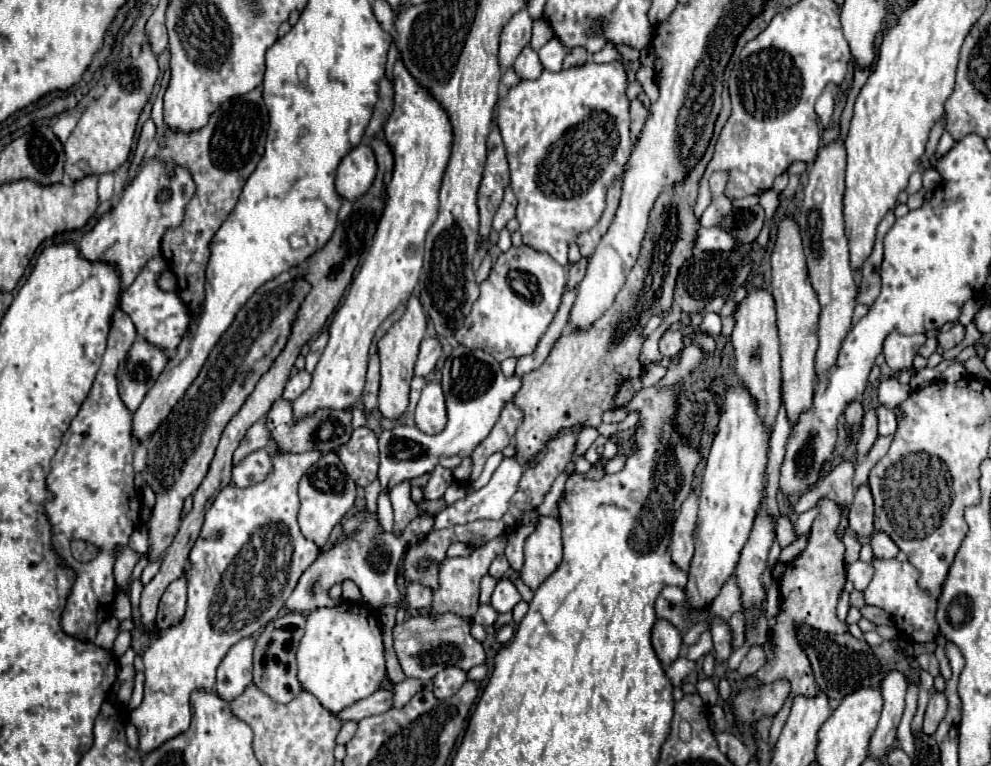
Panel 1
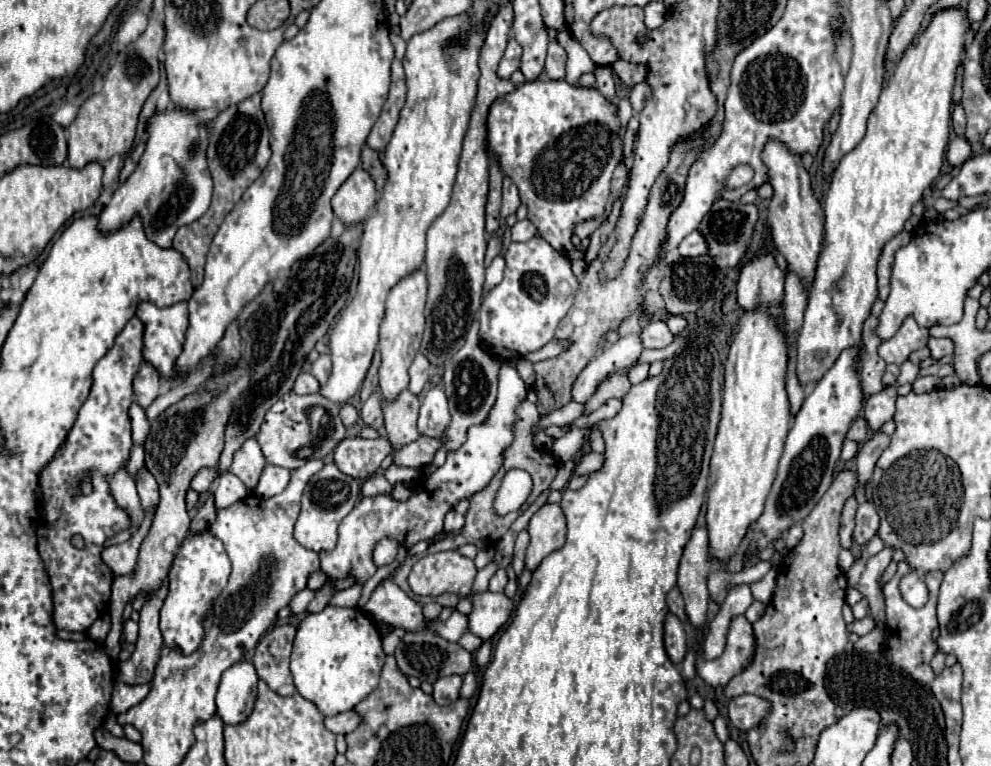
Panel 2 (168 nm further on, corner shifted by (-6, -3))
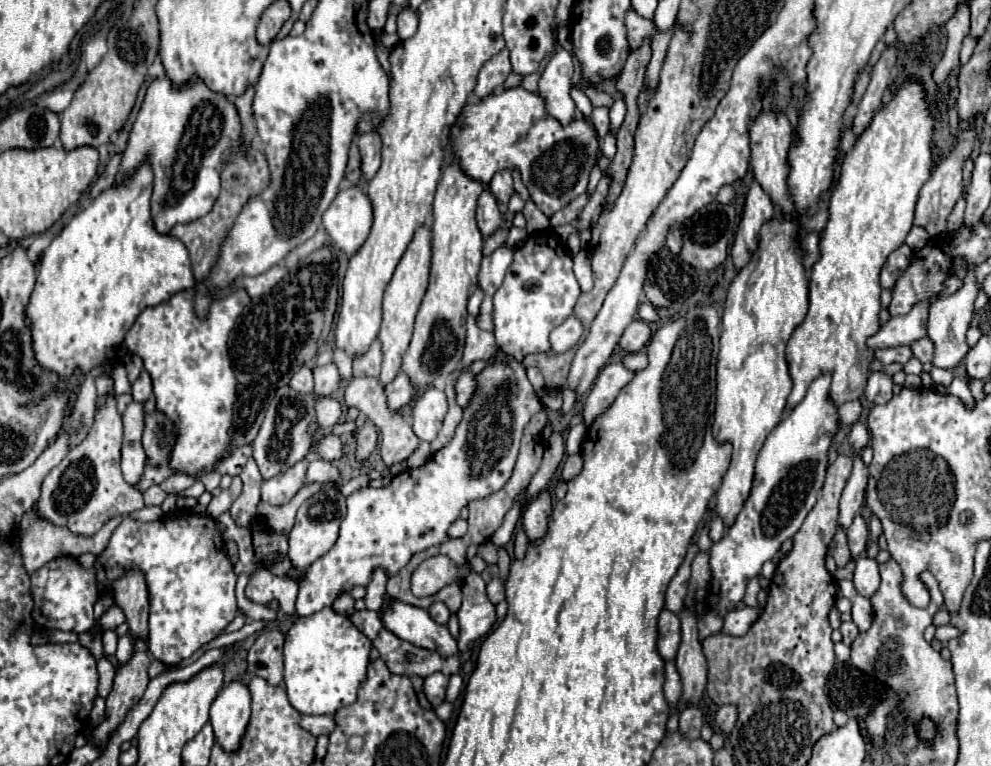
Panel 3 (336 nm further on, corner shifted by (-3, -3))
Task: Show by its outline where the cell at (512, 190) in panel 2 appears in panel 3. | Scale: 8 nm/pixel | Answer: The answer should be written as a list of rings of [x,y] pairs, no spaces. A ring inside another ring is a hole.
[[[502,170],[498,174],[494,174],[494,178],[488,184],[490,192],[496,196],[498,202],[508,204],[510,196],[514,194],[514,184],[512,184],[512,172],[510,170]]]

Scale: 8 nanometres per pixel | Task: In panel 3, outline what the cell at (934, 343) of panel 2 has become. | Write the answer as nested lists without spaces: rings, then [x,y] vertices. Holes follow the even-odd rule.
[[[926,336],[926,338],[920,338],[920,340],[916,340],[912,346],[912,352],[914,352],[914,356],[922,362],[922,364],[926,364],[926,362],[932,362],[932,358],[934,358],[934,344],[930,342],[930,338]]]

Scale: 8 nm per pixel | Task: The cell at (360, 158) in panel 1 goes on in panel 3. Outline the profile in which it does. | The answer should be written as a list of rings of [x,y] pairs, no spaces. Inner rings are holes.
[[[350,186],[338,192],[334,202],[322,216],[326,232],[332,236],[336,248],[352,256],[372,226],[372,202],[358,186]]]

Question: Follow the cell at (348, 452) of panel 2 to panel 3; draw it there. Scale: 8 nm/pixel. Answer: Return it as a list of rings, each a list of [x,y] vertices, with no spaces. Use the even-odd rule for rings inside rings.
[[[328,434],[316,444],[316,452],[318,452],[320,458],[324,458],[328,462],[336,462],[336,460],[340,460],[344,456],[342,440],[336,434]]]

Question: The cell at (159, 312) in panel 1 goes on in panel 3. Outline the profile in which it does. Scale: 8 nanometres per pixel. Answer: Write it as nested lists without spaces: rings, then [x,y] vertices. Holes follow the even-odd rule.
[[[192,290],[174,294],[168,302],[146,308],[126,334],[126,346],[140,356],[154,382],[158,410],[178,426],[178,442],[170,466],[184,474],[210,472],[220,458],[226,458],[228,430],[232,426],[232,404],[237,400],[237,379],[228,356],[228,334],[250,296],[236,290],[218,302],[210,320],[198,320],[192,310]]]

